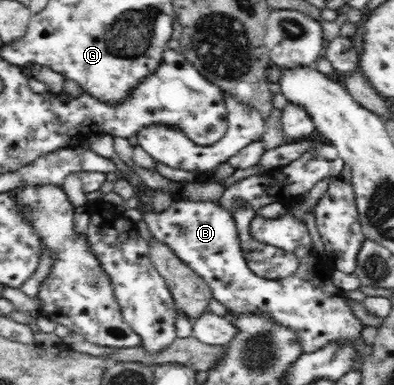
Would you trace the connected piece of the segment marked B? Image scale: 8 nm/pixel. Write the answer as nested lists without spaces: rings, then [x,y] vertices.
[[[176,197],[163,212],[144,213],[144,222],[153,239],[166,244],[186,265],[190,266],[212,290],[213,297],[230,313],[250,313],[262,310],[280,325],[289,326],[300,337],[305,354],[314,353],[342,337],[360,337],[362,321],[346,304],[346,295],[330,279],[330,268],[314,248],[306,224],[287,211],[284,215],[266,219],[256,215],[254,237],[264,244],[292,252],[300,261],[297,271],[279,280],[258,277],[248,267],[239,241],[234,218],[218,202]]]

